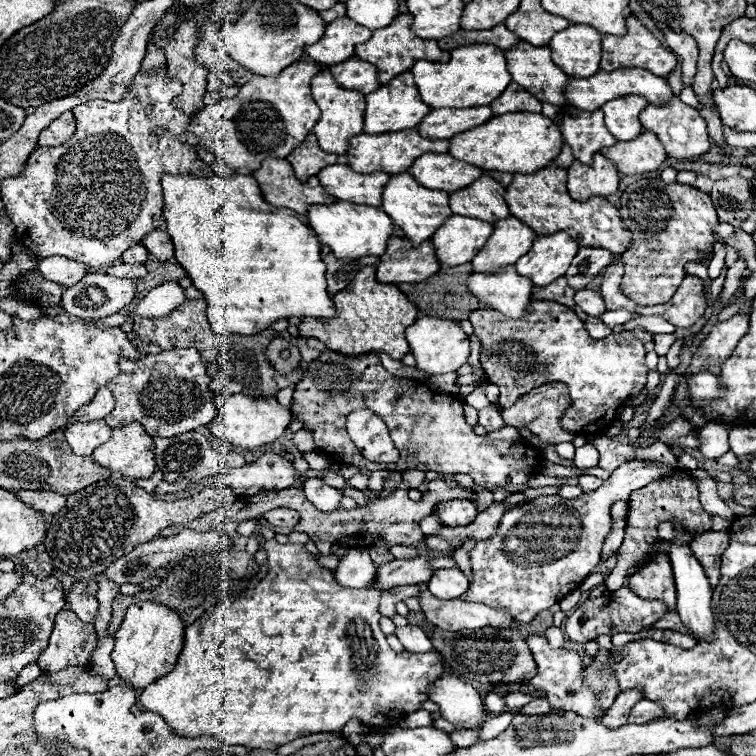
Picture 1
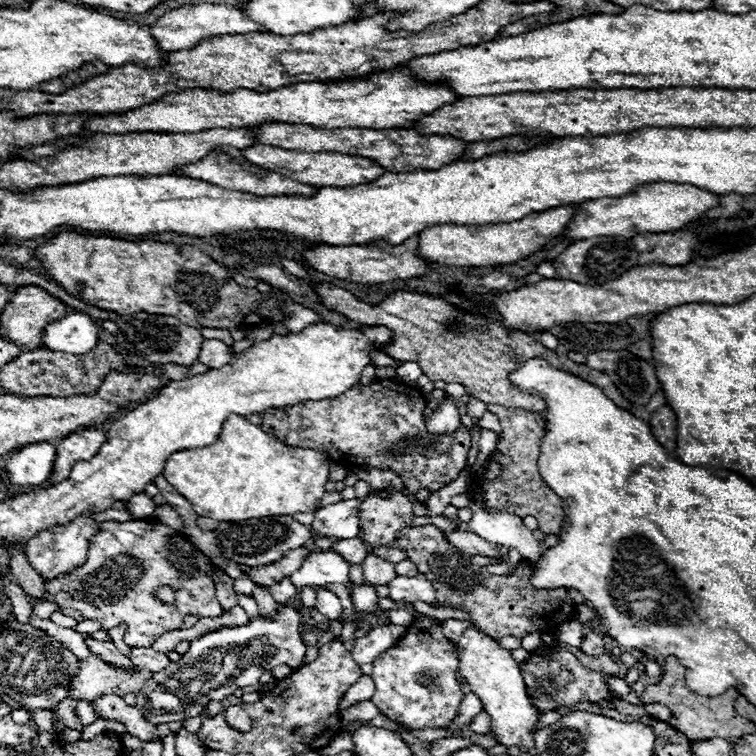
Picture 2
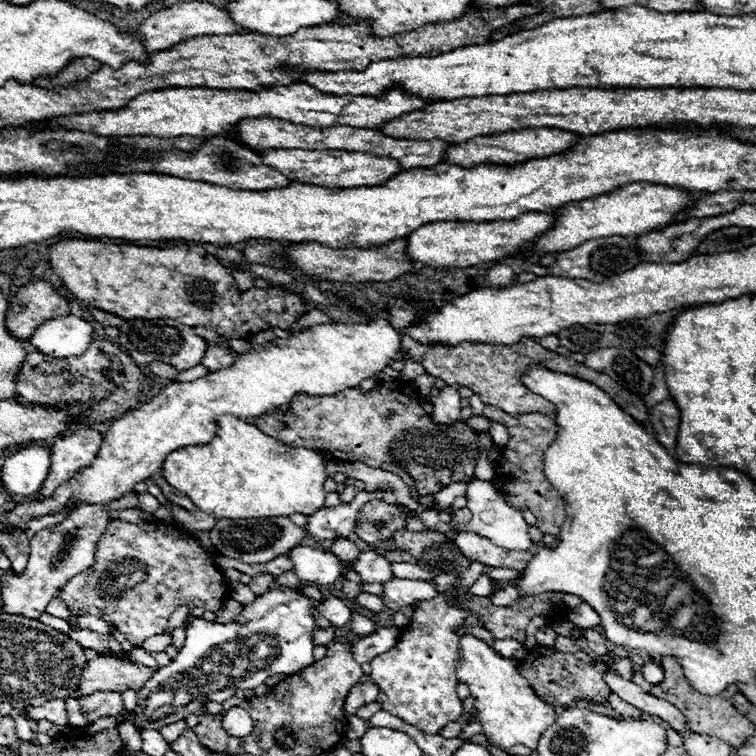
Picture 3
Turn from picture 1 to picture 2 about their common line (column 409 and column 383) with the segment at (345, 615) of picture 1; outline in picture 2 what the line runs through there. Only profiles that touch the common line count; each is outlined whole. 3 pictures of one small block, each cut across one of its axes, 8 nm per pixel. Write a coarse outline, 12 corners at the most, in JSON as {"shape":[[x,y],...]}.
{"shape":[[416,618],[374,660],[372,702],[448,728],[464,698],[442,626]]}

